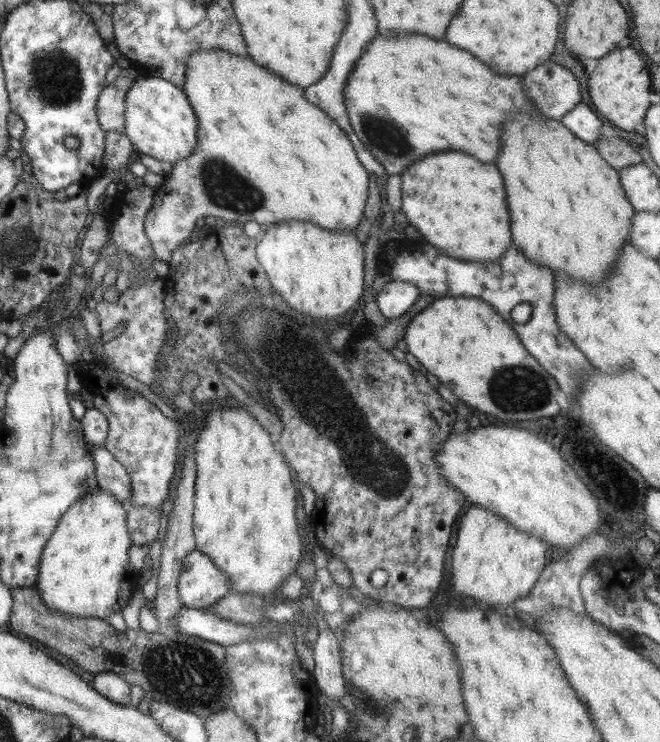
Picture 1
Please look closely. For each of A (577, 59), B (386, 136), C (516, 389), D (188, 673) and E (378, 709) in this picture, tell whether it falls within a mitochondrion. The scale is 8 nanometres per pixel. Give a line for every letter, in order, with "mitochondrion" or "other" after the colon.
A: other
B: mitochondrion
C: mitochondrion
D: mitochondrion
E: mitochondrion

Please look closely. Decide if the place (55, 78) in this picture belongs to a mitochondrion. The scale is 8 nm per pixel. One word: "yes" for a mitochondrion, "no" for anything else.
yes

